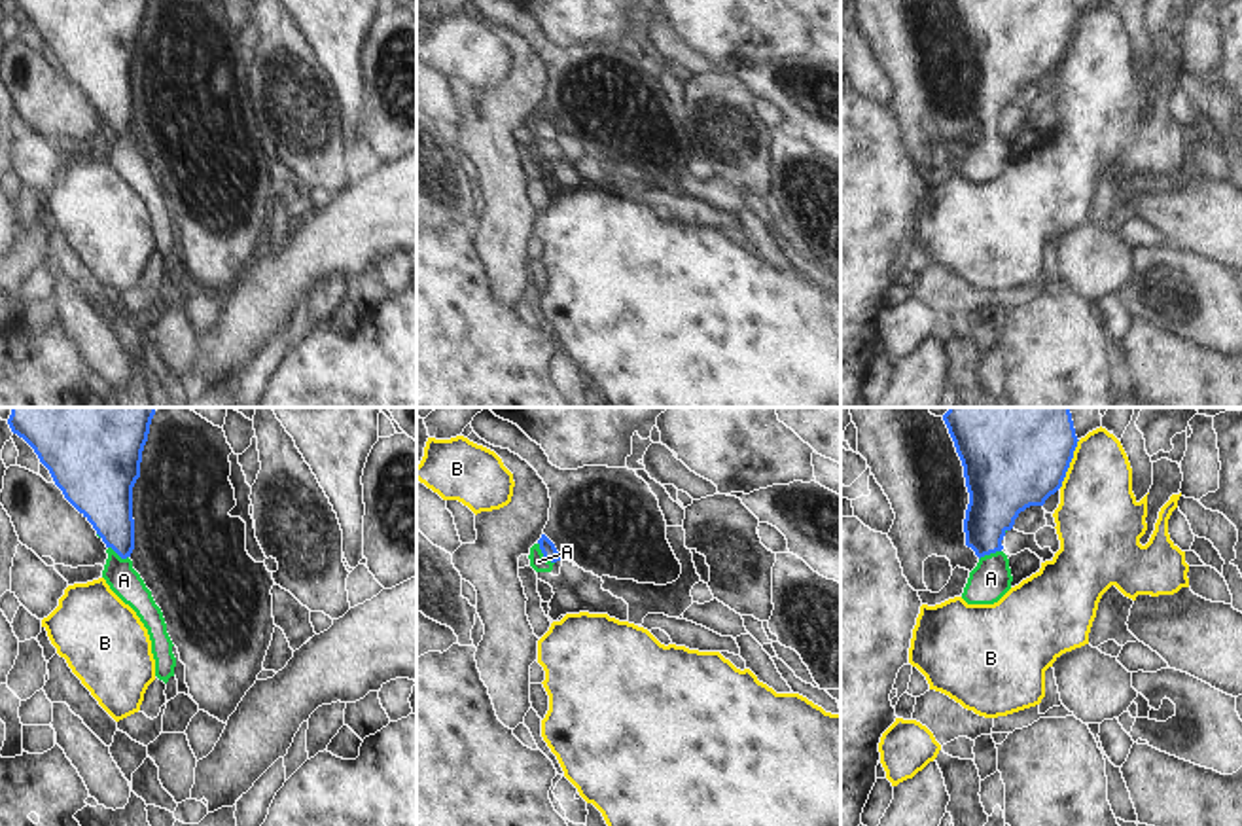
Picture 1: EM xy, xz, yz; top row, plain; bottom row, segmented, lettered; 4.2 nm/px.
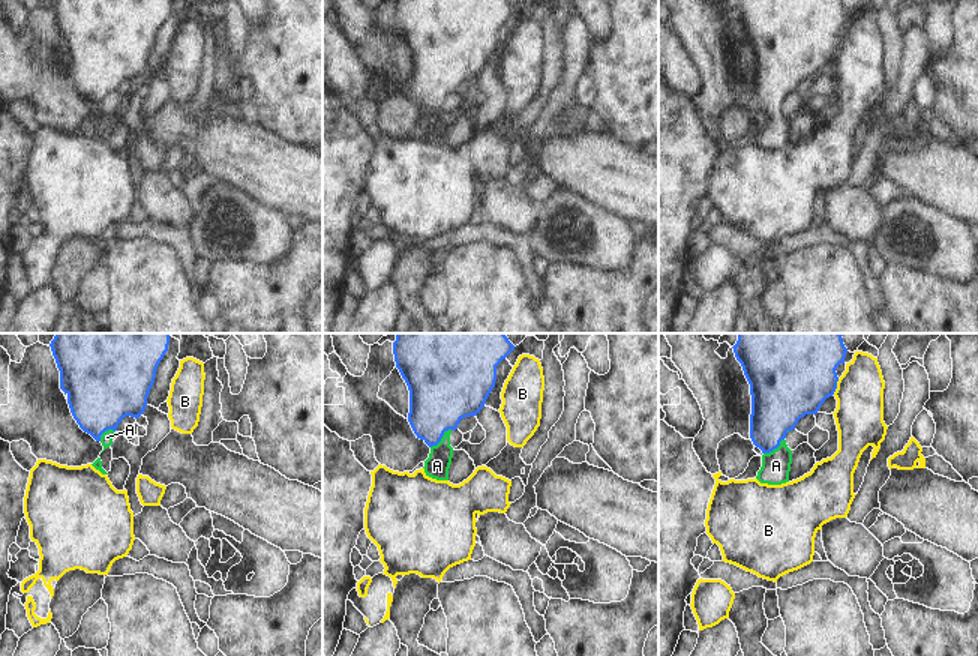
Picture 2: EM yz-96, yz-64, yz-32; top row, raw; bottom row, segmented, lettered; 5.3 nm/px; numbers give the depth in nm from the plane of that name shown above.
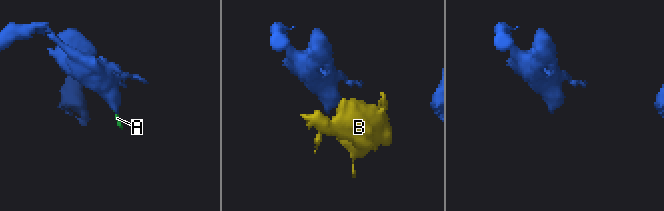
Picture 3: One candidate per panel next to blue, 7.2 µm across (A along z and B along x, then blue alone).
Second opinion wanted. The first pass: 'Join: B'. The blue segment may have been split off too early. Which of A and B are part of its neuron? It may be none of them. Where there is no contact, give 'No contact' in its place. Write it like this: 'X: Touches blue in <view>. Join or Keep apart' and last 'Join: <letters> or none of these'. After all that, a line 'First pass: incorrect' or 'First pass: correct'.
A: Touches blue in xz. Join
B: Touches blue in yz. Keep apart
Join: A
First pass: incorrect

